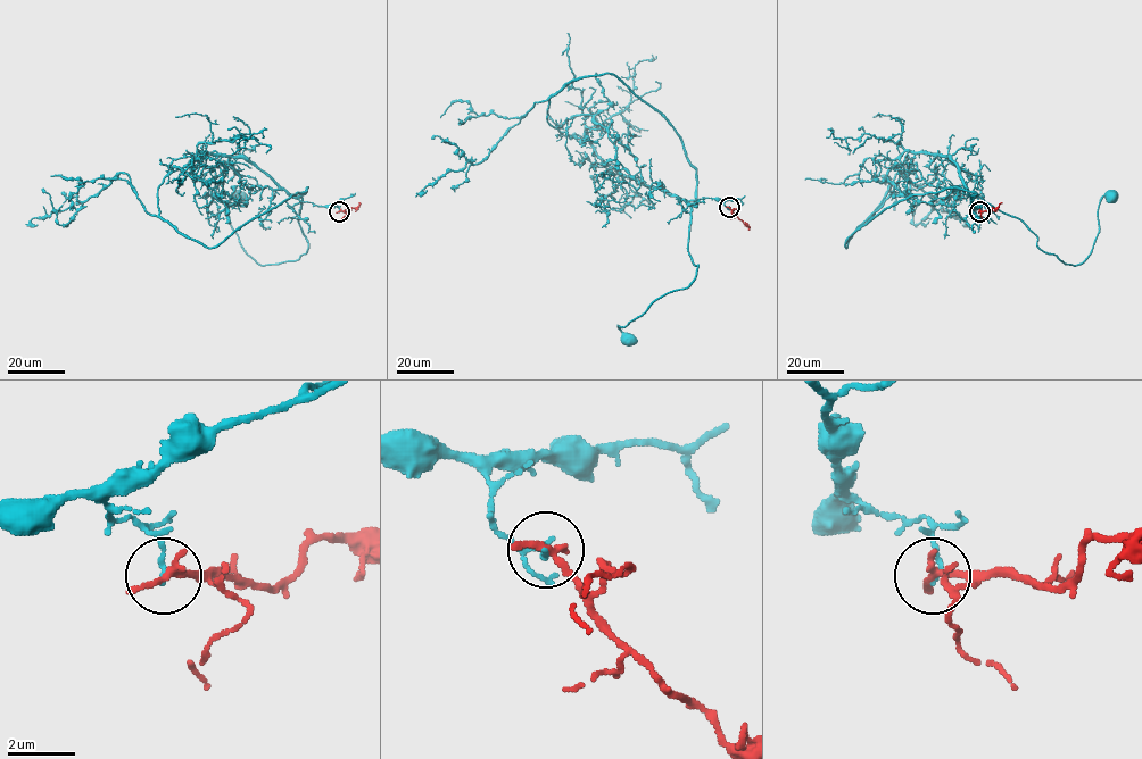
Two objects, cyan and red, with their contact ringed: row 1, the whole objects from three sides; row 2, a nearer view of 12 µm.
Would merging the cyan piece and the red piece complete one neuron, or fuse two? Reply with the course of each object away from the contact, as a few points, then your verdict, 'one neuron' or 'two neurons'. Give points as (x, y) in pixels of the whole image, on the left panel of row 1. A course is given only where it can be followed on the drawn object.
cyan runs (339, 211), (300, 195), (298, 224), (308, 250), (297, 259), (259, 265), (231, 225), (229, 200), (240, 197); red runs (339, 210), (349, 211), (358, 202); two neurons

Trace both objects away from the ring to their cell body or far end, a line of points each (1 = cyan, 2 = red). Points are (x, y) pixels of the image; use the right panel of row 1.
1: (979, 211), (969, 206), (979, 195), (1018, 218), (1043, 250), (1080, 265), (1095, 242), (1100, 200), (1111, 197)
2: (979, 210), (990, 211), (1001, 202)

